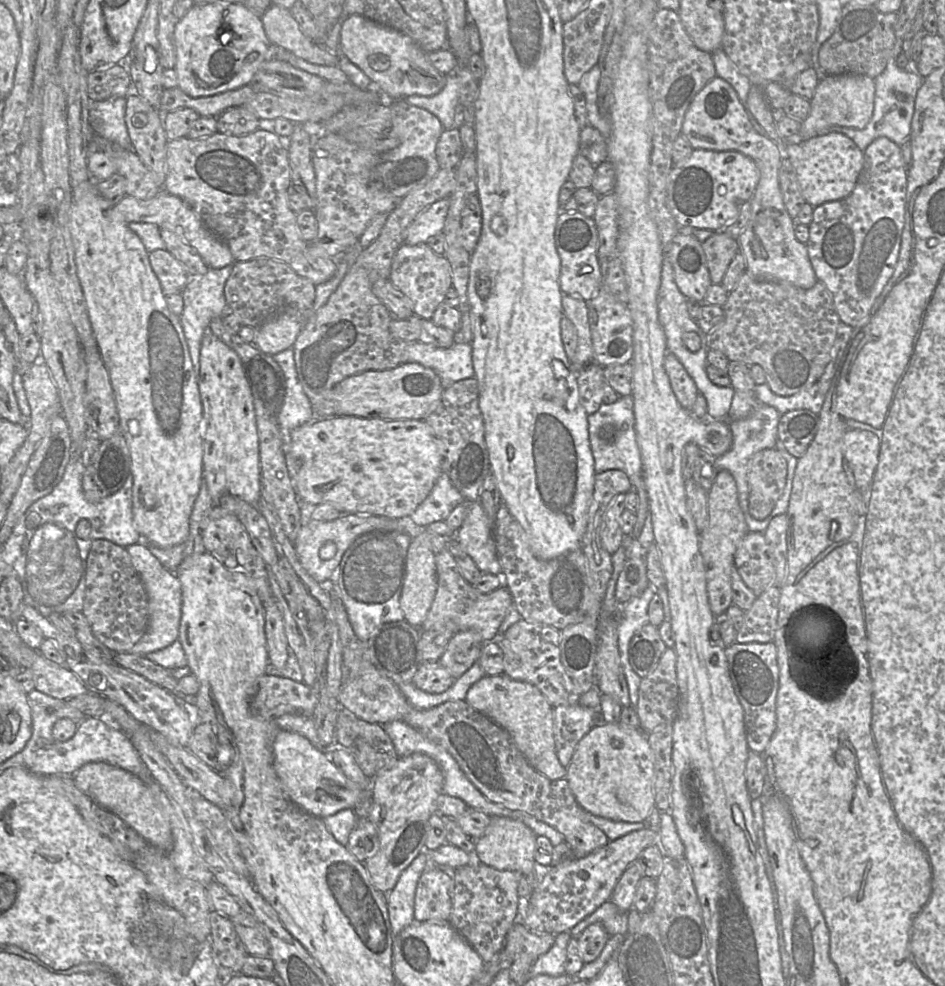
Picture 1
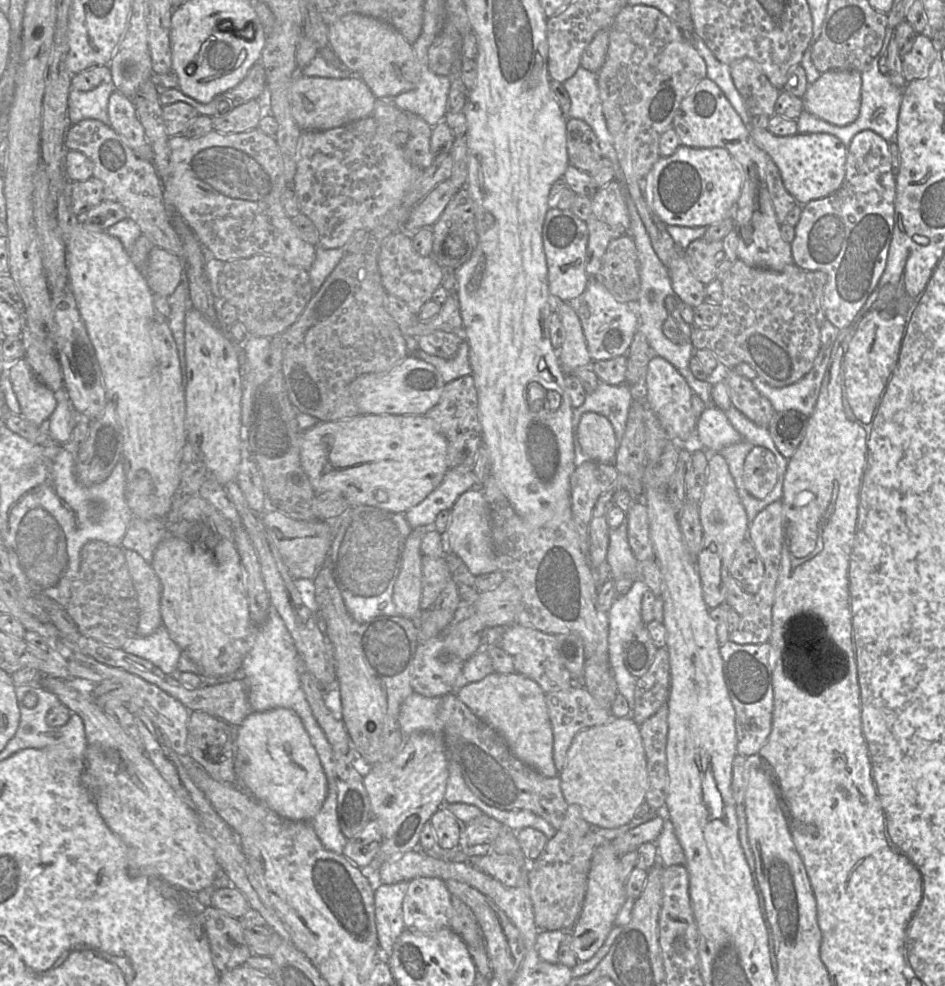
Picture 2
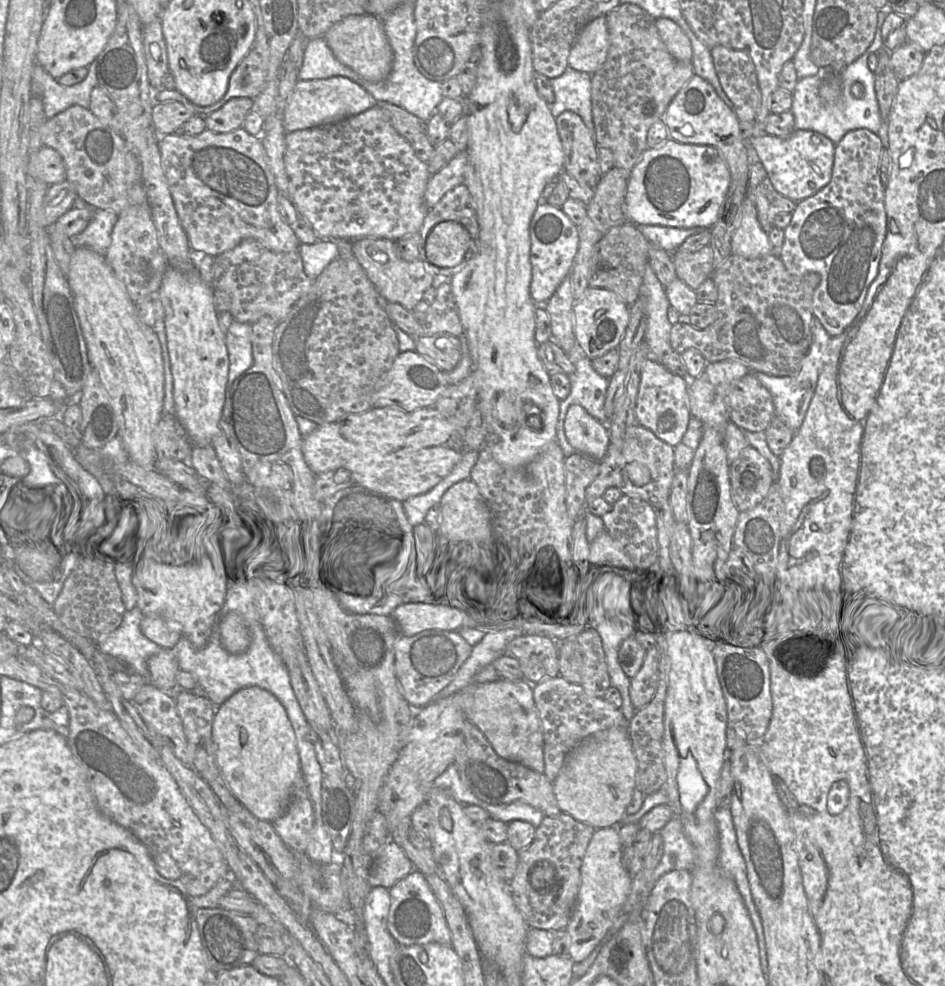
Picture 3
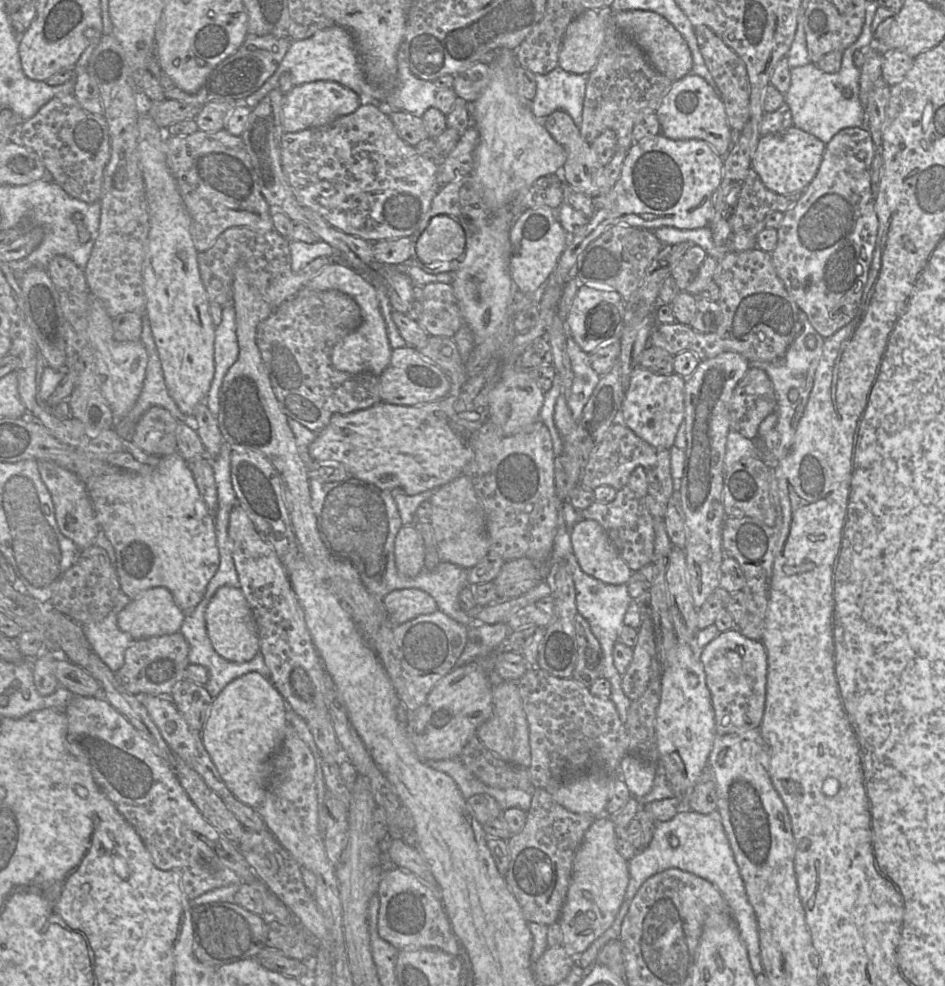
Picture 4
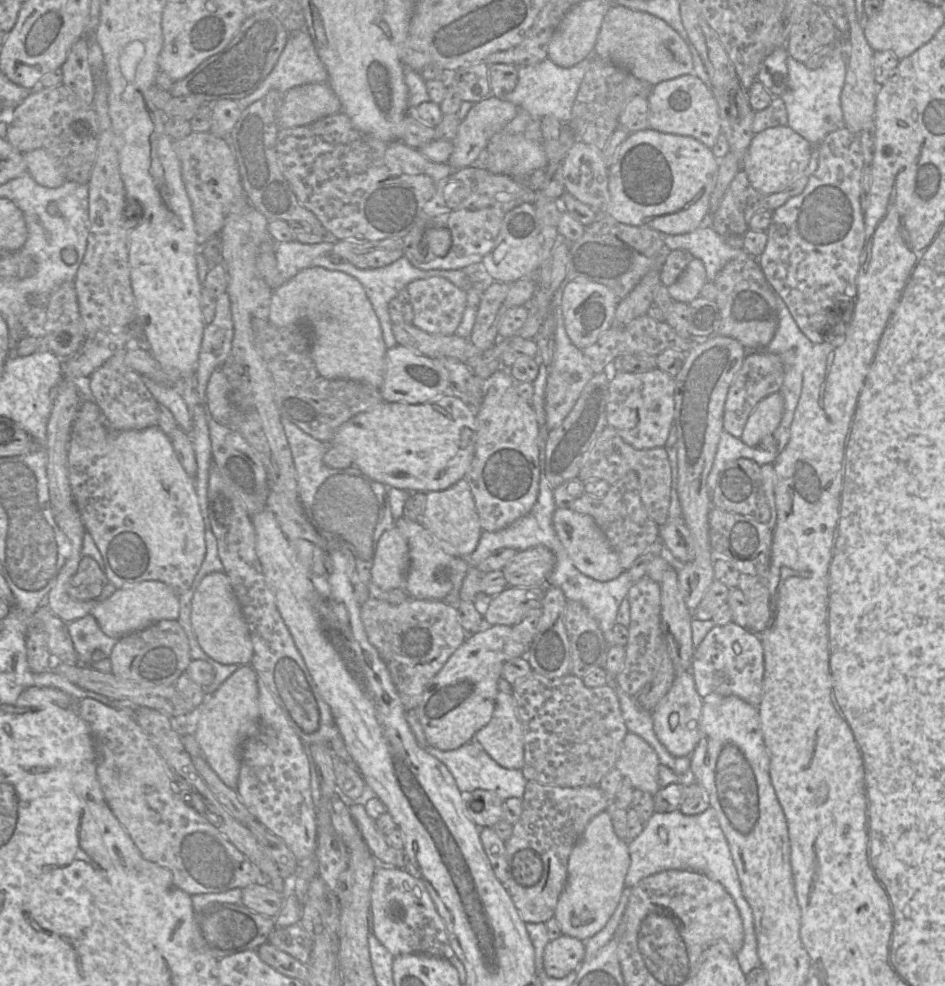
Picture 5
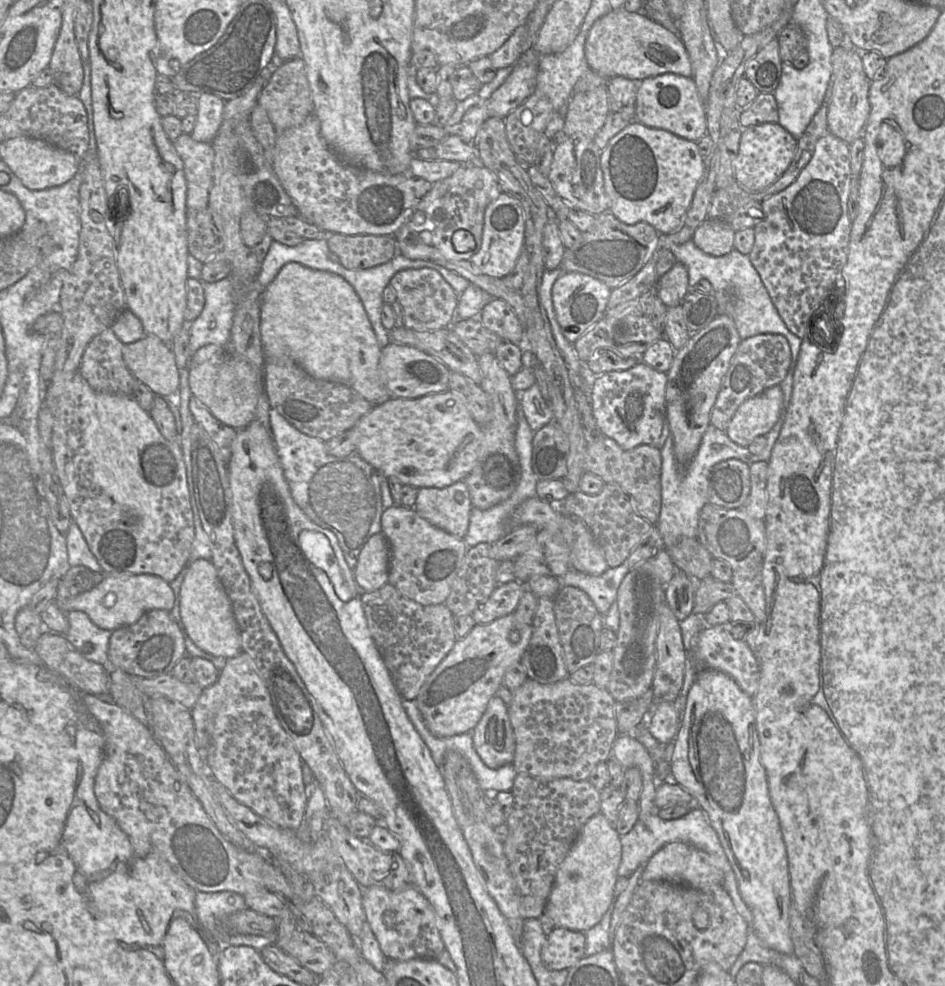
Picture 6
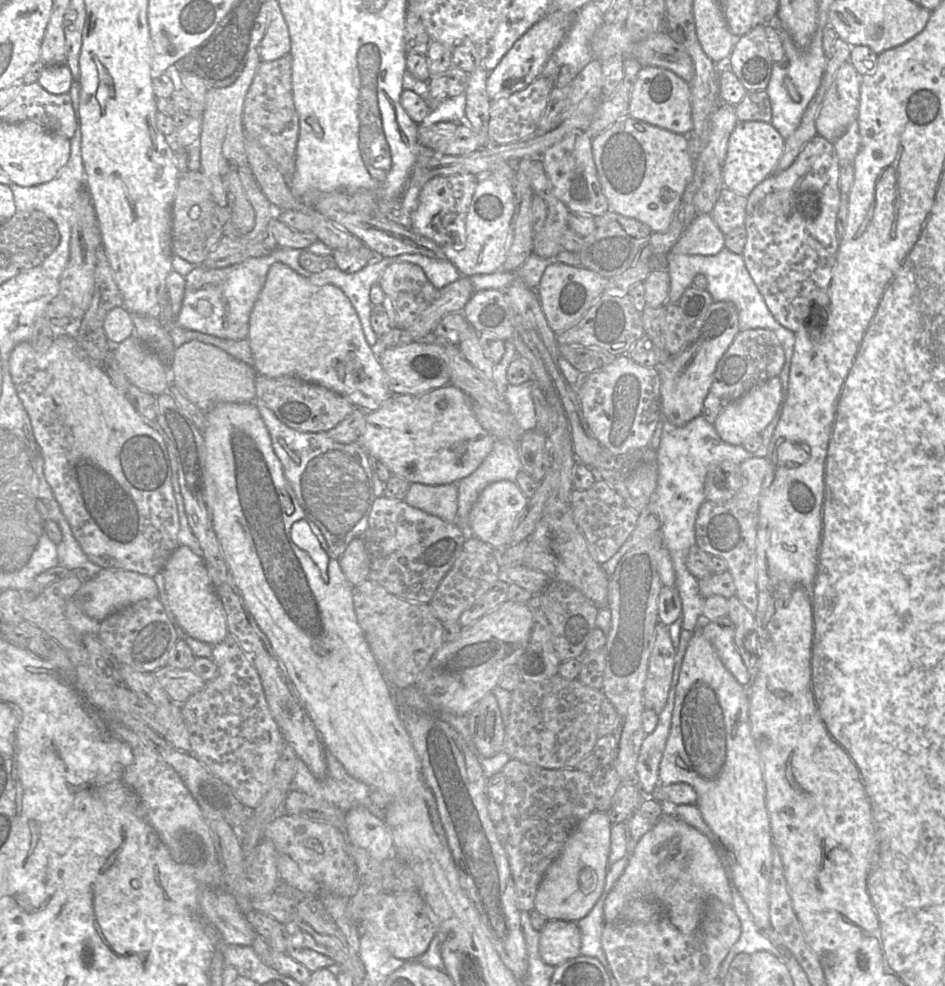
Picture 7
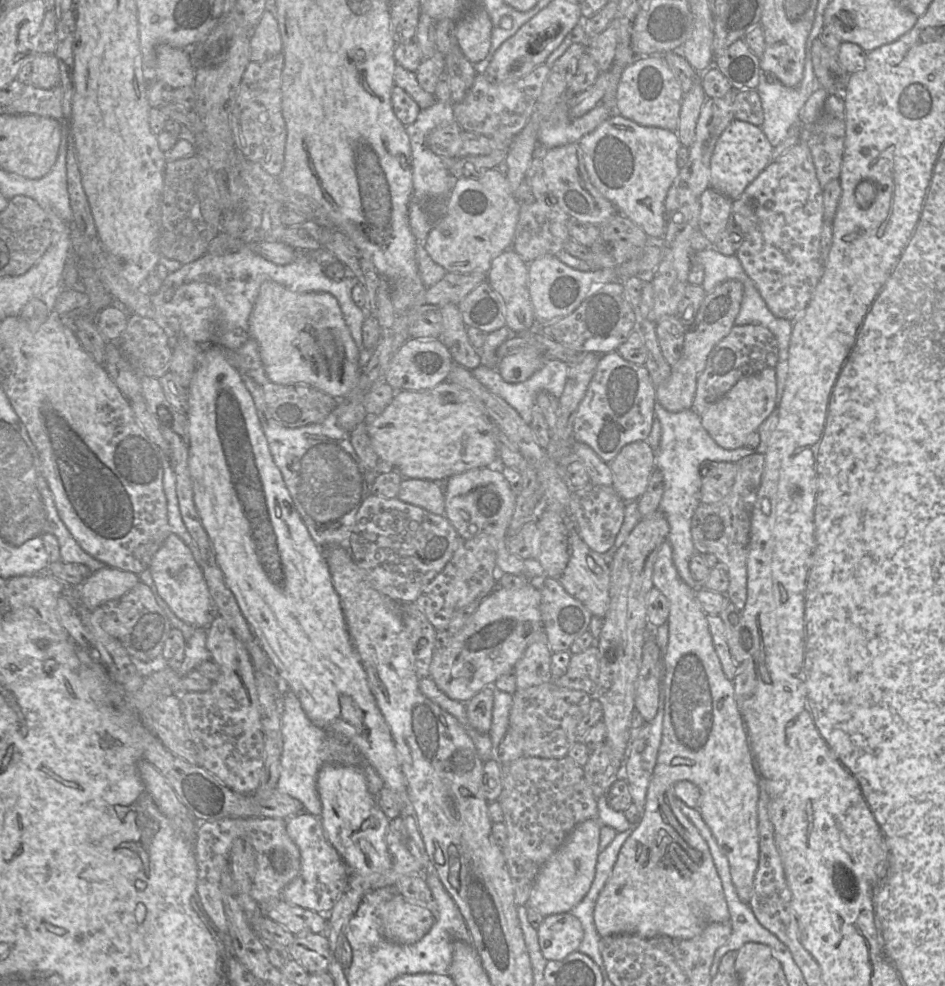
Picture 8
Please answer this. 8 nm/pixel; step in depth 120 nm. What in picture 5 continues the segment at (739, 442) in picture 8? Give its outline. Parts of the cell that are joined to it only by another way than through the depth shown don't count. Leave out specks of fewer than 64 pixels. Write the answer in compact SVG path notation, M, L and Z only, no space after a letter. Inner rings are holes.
M775 392L761 400L751 413L740 439L750 447L757 444L778 428L784 411L784 400Z

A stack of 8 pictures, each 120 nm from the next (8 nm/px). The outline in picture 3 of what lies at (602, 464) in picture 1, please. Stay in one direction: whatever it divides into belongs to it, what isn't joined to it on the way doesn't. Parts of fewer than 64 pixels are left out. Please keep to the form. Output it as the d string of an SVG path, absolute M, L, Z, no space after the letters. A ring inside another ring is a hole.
M587 355L575 363L575 371L568 376L570 380L569 395L560 400L559 419L564 419L569 406L579 405L592 417L604 425L610 423L604 410L604 403L609 379L597 373L592 366L592 359Z

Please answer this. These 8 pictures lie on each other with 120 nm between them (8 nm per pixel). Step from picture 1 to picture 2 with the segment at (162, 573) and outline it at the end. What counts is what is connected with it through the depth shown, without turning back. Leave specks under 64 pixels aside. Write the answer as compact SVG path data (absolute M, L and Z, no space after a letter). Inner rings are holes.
M123 550L138 600L137 635L148 636L163 625L160 609L161 582L150 562L134 550Z

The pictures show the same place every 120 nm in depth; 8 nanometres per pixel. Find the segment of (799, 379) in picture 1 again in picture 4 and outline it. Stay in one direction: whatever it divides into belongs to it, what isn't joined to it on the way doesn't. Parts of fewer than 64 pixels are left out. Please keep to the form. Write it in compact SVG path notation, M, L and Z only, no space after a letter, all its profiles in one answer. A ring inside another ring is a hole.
M759 248L731 251L717 260L714 281L720 291L718 304L722 322L712 333L700 333L690 325L655 323L649 346L662 348L671 355L693 352L700 360L710 359L724 352L736 352L748 361L777 362L802 331L800 308L788 293L776 273L771 253Z

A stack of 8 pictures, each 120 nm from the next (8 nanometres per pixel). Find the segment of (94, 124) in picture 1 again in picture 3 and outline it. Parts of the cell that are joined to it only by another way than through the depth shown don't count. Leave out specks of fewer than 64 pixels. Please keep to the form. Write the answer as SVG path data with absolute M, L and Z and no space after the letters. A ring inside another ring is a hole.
M96 60L87 68L88 75L82 82L63 86L40 65L35 65L32 74L32 95L41 98L48 119L73 105L89 109L91 92L98 86Z

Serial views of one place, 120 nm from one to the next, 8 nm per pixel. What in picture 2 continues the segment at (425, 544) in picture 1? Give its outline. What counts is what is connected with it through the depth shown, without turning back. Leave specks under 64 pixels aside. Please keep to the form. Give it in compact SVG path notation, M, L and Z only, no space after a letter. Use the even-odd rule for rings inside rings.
M434 525L419 526L412 529L403 553L400 571L393 590L393 602L397 614L415 620L421 611L422 598L422 551L424 535L434 529Z

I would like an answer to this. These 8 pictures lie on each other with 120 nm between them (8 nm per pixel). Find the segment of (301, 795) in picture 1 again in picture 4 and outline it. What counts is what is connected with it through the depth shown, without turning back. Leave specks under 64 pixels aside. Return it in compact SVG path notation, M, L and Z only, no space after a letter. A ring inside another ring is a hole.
M249 672L232 680L213 699L201 732L202 743L231 793L256 809L268 788L268 760L281 745L287 728L287 705L269 678Z

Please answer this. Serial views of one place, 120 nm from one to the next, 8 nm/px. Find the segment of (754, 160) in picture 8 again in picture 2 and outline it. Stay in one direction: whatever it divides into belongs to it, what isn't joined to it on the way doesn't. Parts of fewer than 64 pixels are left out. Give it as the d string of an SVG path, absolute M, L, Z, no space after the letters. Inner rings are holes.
M752 128L751 135L756 145L777 165L786 189L800 205L827 197L843 184L847 146L836 136L827 133L776 136L767 128Z

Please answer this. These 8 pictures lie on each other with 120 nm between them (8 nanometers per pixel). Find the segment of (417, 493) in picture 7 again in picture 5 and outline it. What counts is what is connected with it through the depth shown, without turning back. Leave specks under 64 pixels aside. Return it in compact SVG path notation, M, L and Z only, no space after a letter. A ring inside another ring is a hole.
M466 479L459 480L445 490L427 492L421 522L446 553L460 558L470 556L478 545L482 529Z

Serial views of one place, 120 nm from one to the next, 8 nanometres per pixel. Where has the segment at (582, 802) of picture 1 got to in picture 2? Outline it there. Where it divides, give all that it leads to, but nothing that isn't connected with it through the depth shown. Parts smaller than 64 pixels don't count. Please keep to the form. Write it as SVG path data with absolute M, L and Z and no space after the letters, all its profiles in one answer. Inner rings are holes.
M630 717L612 718L605 724L578 732L559 778L567 803L576 806L592 827L612 829L627 824L645 801L649 786L639 726Z

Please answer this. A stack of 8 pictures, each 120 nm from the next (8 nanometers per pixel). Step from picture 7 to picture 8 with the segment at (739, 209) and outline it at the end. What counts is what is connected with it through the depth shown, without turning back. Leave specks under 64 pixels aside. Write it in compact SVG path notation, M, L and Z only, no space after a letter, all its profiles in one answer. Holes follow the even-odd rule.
M708 188L699 197L699 202L701 209L698 230L713 244L718 234L730 224L733 200Z

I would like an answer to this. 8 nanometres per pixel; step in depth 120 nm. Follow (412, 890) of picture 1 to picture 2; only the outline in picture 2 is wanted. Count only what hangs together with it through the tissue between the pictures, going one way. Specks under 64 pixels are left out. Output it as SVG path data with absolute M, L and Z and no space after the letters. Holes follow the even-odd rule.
M409 882L382 884L375 889L375 917L379 943L377 958L389 966L394 944L405 931L403 900Z

